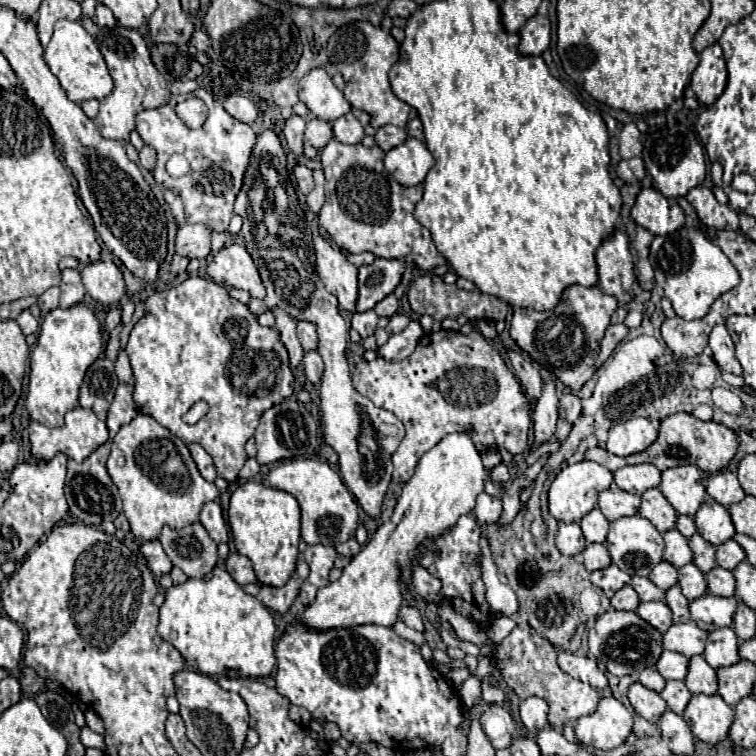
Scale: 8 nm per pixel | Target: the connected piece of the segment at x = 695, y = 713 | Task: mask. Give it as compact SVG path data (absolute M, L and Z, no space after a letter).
M693 695L683 719L697 739L715 745L727 739L733 723L733 707L729 707L721 695Z

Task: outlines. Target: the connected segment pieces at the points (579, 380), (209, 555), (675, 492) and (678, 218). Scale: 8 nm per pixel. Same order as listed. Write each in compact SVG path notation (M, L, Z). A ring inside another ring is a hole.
M573 285L565 289L561 303L551 313L531 309L515 309L509 327L511 339L541 367L555 375L571 391L579 391L597 371L595 359L599 355L599 341L609 327L609 319L617 309L617 299L601 293L595 287Z
M201 523L183 529L165 527L159 537L165 553L187 577L201 579L217 563L217 543L205 533Z
M681 465L663 471L659 489L679 515L693 517L705 499L703 473L697 465Z
M653 187L641 189L635 207L631 209L631 217L639 227L645 227L653 235L669 235L685 225L683 209L667 201L667 197Z

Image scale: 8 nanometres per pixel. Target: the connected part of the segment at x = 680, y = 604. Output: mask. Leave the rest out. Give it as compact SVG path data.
M673 585L667 591L667 599L665 603L669 605L669 609L673 611L673 623L689 623L691 615L689 615L689 601L685 599L685 595L681 593L679 585Z

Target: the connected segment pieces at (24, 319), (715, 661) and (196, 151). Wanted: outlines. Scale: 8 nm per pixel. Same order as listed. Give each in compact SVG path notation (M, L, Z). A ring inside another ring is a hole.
M23 311L23 313L17 317L17 323L19 323L23 335L31 335L31 333L35 333L37 327L39 327L39 321L37 321L29 311Z
M723 627L709 633L703 657L713 669L721 669L721 667L729 667L741 661L737 649L739 649L737 635L733 635L731 627Z
M197 89L187 97L199 97L209 107L207 121L201 129L185 127L185 123L175 115L173 107L179 99L175 95L171 95L169 101L161 107L143 109L141 113L137 113L135 129L141 135L143 143L157 151L157 165L151 171L153 179L157 181L157 185L167 187L181 197L187 223L203 223L211 233L221 233L227 231L233 217L233 201L241 189L243 175L249 165L249 153L257 135L251 125L233 119L209 91ZM173 153L183 153L187 157L191 171L185 177L175 179L165 171L165 163Z

